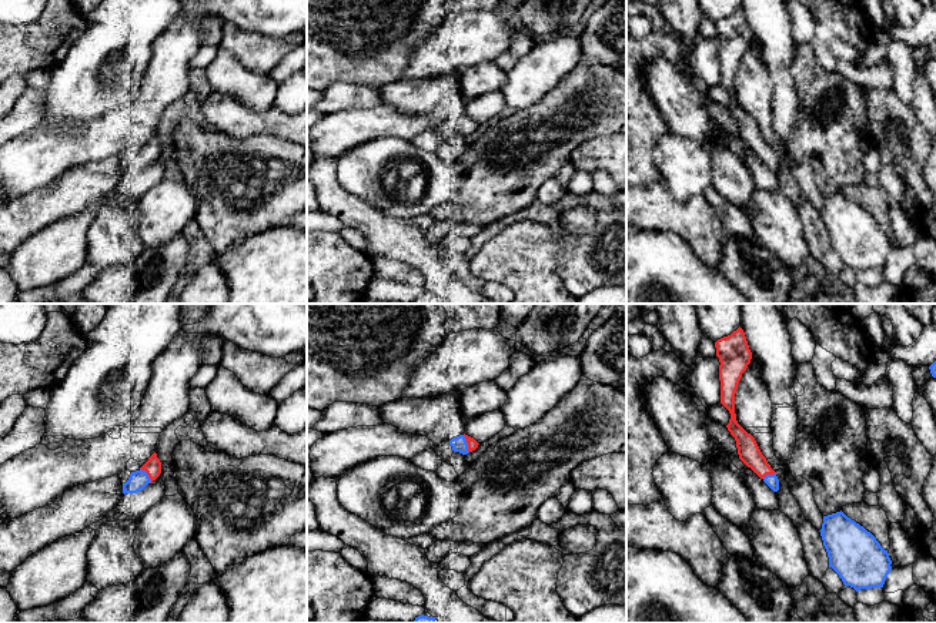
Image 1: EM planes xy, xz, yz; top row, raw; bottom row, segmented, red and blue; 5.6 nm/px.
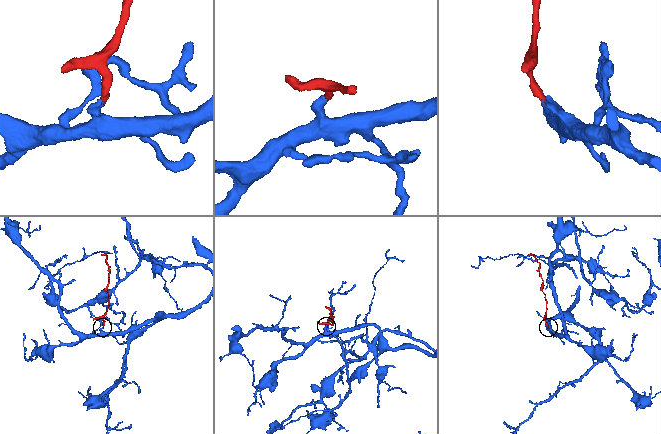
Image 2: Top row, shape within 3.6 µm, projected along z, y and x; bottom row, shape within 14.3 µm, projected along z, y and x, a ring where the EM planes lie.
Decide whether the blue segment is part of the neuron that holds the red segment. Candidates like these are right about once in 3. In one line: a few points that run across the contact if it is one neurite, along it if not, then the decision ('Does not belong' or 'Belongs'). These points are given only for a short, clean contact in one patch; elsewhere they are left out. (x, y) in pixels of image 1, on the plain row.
Belongs

